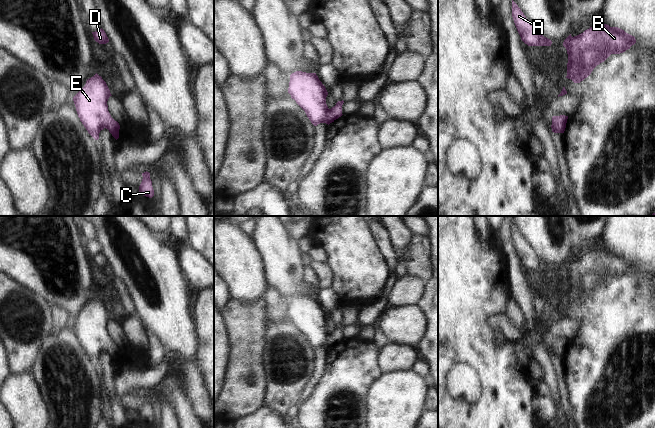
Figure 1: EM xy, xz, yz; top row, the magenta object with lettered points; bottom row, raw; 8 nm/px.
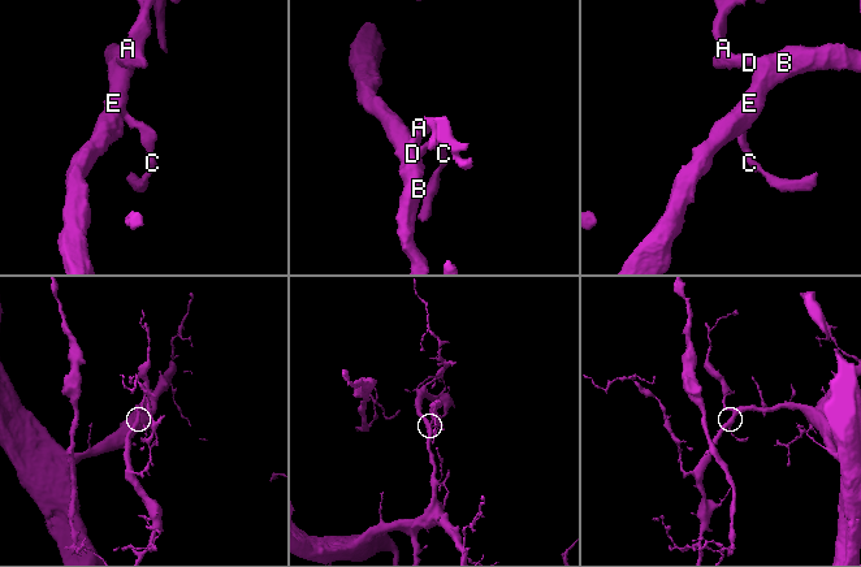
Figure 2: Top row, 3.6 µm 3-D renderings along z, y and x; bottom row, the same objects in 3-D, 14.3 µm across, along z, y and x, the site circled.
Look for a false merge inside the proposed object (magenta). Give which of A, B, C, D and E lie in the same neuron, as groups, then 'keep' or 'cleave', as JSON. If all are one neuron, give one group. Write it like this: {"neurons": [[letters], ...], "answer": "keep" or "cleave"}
{"neurons": [["A", "B", "C", "D", "E"]], "answer": "keep"}

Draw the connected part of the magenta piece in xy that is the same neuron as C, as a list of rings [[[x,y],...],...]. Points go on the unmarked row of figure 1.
[[[144,396],[142,397],[143,403],[139,410],[140,419],[152,422],[154,420],[154,414],[152,411],[152,405],[150,403],[150,397]]]

